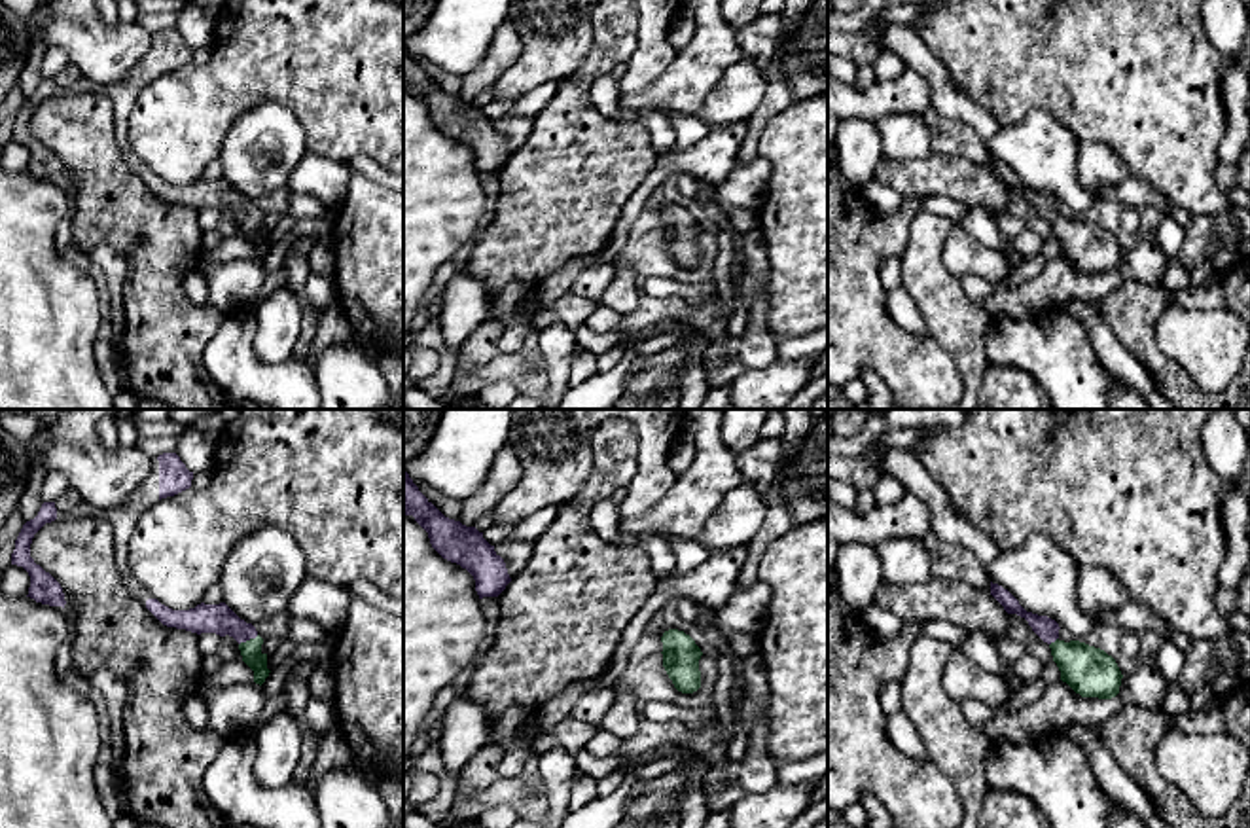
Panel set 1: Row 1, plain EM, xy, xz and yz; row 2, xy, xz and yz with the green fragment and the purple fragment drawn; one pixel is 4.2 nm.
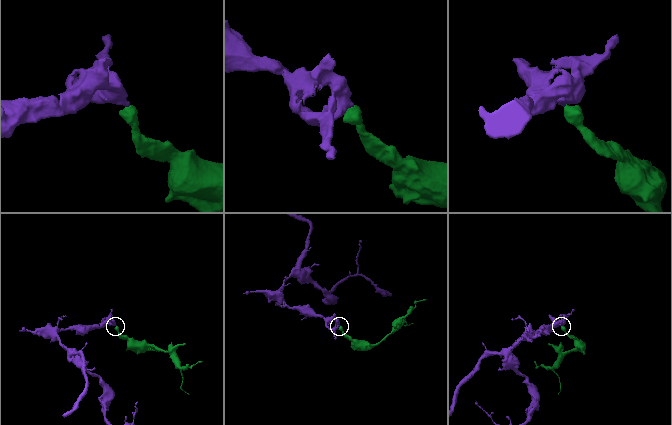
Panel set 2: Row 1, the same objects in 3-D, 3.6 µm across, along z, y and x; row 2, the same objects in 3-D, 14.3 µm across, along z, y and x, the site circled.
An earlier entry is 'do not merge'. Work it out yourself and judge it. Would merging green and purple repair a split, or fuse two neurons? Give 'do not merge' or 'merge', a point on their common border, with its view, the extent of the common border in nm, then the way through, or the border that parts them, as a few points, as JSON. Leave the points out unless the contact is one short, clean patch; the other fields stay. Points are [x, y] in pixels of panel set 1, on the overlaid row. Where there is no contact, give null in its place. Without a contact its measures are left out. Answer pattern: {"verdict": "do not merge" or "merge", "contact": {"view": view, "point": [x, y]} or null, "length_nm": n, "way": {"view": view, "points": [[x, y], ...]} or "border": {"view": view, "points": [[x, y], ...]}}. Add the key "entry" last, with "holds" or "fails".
{"verdict": "merge", "contact": {"view": "xy", "point": [250, 639]}, "length_nm": 100, "way": {"view": "xy", "points": [[250, 650], [250, 639], [220, 618], [205, 618]]}, "entry": "fails"}

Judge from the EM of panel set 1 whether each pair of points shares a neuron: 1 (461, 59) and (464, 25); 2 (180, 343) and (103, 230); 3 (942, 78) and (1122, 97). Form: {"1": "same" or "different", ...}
{"1": "same", "2": "same", "3": "different"}

